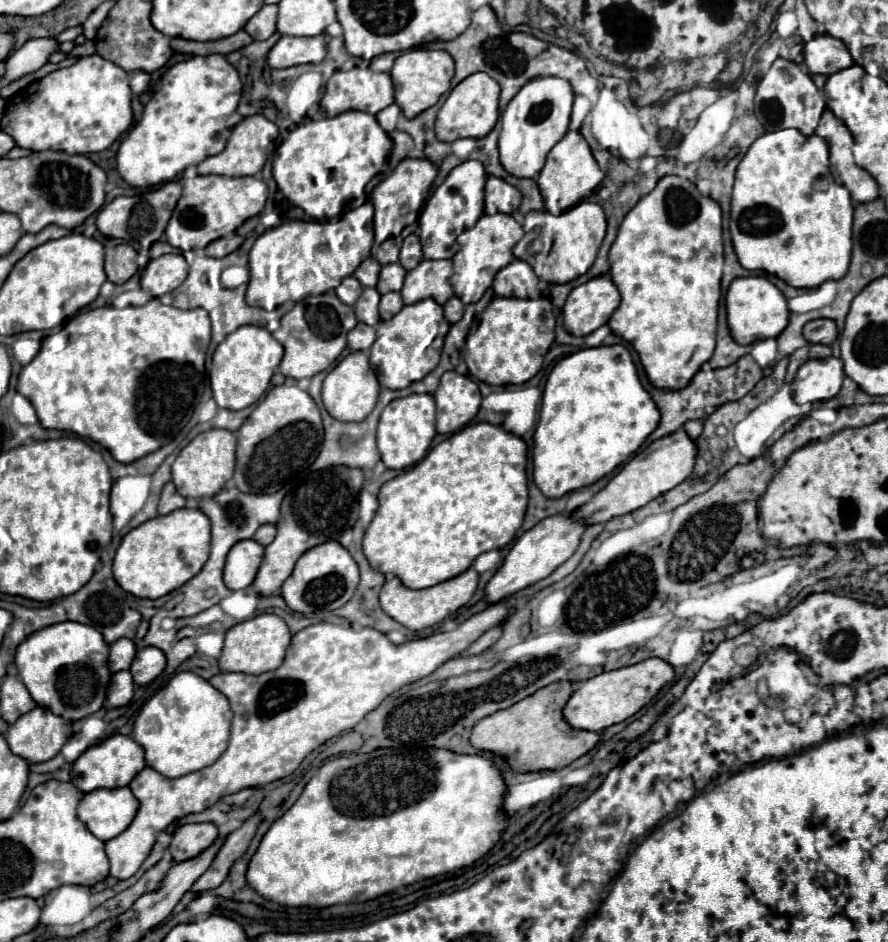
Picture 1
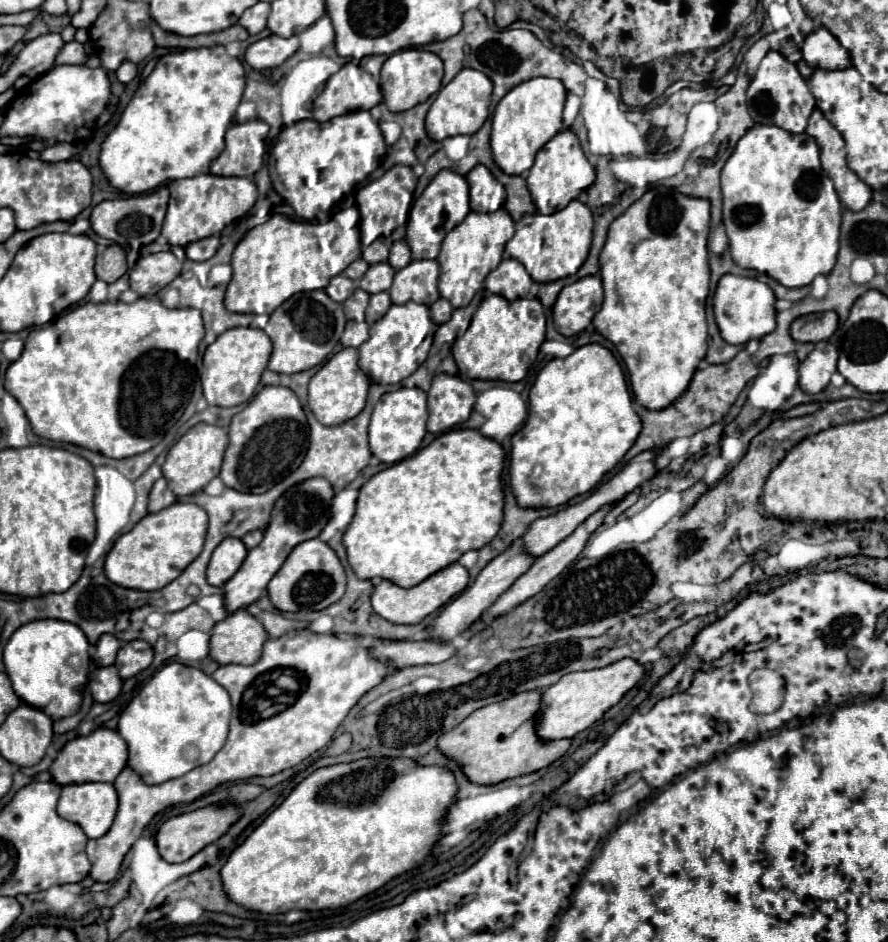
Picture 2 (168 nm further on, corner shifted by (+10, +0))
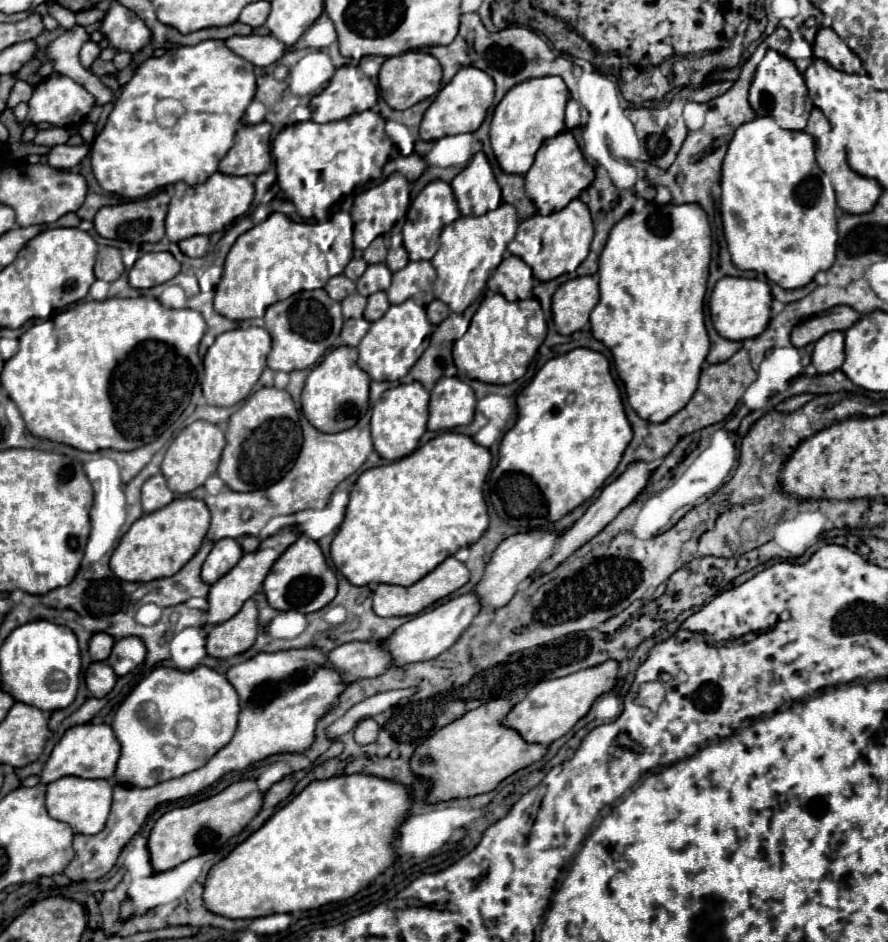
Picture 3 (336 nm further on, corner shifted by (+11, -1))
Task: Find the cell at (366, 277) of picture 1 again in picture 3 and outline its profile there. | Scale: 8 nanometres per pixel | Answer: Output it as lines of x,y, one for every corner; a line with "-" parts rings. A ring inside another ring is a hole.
354,257
348,265
346,265
346,269
344,269
344,275
348,277
348,279
352,279
352,281
356,281
364,271
366,271
366,267
368,267
368,263
362,259
362,257

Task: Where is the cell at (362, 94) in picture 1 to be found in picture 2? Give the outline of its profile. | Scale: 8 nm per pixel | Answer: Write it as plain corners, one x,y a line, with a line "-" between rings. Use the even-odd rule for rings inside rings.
347,62
327,80
325,90
315,98
313,118
317,122
327,122
353,110
371,110
379,102
381,92
373,76
361,70
357,64

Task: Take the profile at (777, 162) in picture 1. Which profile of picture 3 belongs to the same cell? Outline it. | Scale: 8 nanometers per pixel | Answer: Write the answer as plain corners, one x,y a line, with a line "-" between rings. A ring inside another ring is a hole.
758,117
758,119
750,121
748,125
740,125
740,129
736,129
736,133
734,133
730,145
728,145
728,153
726,153
724,163
722,163
720,187
724,237
726,237
726,243
728,243
728,251
732,255
732,263
738,269
764,273
770,281
778,283
784,289
798,289
798,287
808,285
818,271
828,271
834,265
834,257
836,257
838,247
836,195
834,195
834,189
830,187
830,181
822,181
822,173
818,171
816,157
814,157
814,139
806,131
786,131
786,129
780,129
776,125
776,121
772,121
772,117

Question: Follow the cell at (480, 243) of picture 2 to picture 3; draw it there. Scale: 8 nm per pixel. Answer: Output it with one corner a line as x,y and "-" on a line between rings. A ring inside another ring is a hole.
502,203
496,211
488,211
486,215
460,217
452,225
448,225
440,235
440,249
432,257
432,265
436,269
432,289
436,299
444,301
454,313
464,313
486,289
486,281
504,259
504,251
514,239
516,227
516,209
512,209
512,205
508,203

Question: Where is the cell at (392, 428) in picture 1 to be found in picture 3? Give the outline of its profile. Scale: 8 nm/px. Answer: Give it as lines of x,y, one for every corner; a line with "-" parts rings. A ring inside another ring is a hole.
420,383
398,385
382,393
380,401
372,407
372,441
374,441
376,453
382,459
396,461
410,455
418,447
420,437
426,431
428,399
430,395

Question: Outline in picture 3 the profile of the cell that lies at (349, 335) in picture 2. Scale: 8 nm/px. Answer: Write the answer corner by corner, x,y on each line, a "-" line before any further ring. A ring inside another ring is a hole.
348,319
348,321
344,321
342,333
340,333
342,343
348,345
348,347
358,347
358,343
368,333
368,329
370,329
370,323
366,319

